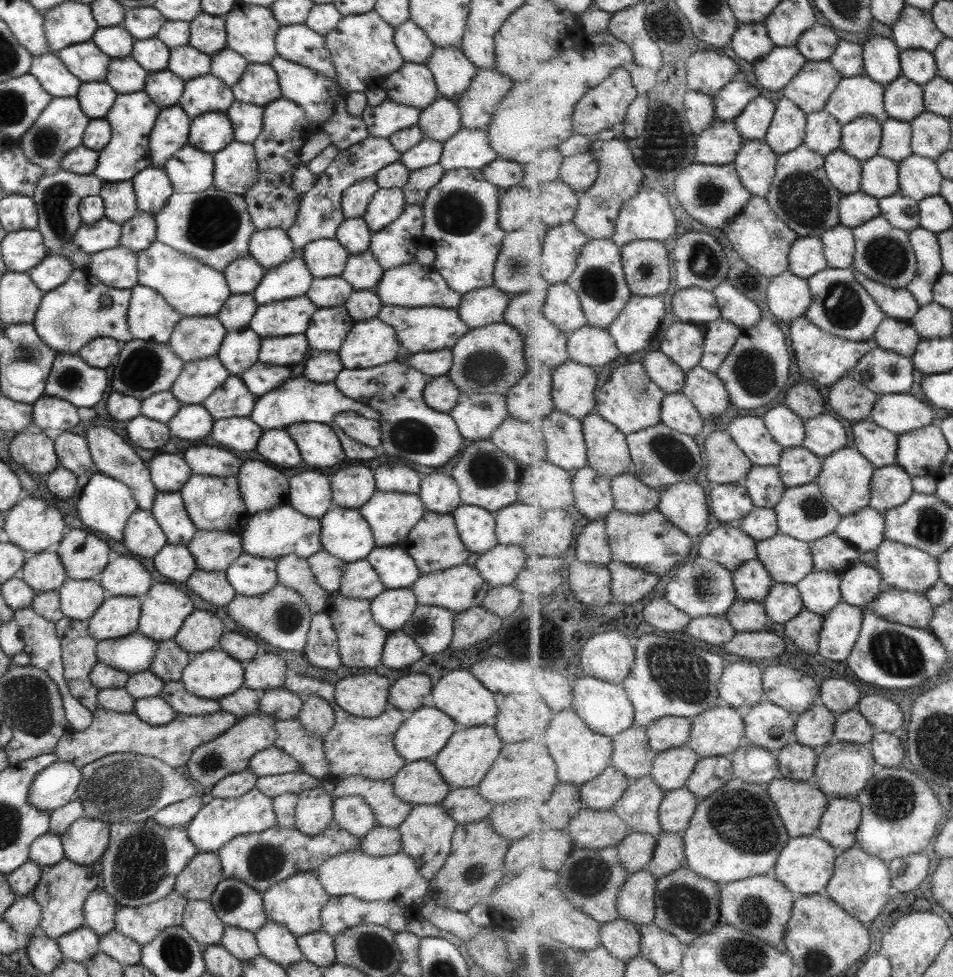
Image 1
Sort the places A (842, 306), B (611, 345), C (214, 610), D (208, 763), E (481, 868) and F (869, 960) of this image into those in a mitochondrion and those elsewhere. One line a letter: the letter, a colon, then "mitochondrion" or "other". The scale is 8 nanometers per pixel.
A: mitochondrion
B: other
C: other
D: mitochondrion
E: mitochondrion
F: other

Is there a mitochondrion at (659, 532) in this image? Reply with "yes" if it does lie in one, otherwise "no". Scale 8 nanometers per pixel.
no

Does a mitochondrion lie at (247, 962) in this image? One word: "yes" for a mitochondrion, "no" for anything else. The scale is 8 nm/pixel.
no

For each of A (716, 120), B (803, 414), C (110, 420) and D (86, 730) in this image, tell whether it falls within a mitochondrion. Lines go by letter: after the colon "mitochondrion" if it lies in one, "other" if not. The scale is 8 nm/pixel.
A: other
B: other
C: other
D: other

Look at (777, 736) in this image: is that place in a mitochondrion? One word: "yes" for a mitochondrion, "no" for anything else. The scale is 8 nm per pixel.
no

